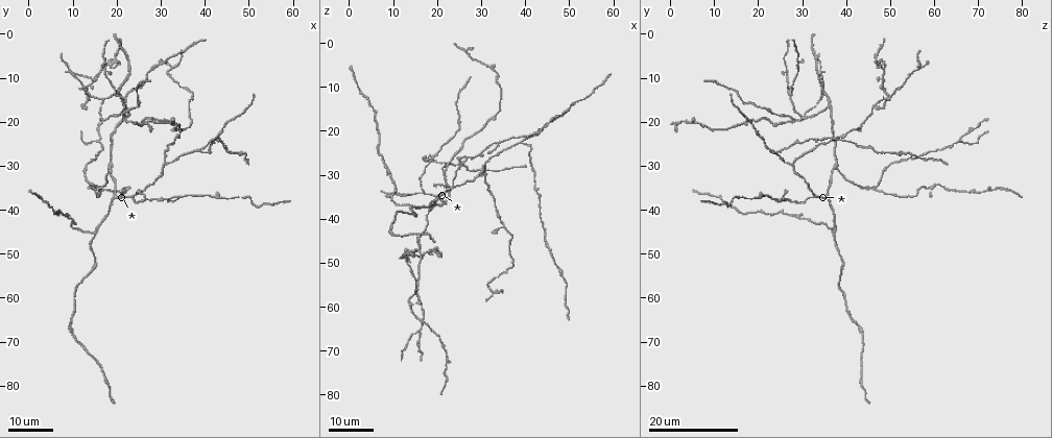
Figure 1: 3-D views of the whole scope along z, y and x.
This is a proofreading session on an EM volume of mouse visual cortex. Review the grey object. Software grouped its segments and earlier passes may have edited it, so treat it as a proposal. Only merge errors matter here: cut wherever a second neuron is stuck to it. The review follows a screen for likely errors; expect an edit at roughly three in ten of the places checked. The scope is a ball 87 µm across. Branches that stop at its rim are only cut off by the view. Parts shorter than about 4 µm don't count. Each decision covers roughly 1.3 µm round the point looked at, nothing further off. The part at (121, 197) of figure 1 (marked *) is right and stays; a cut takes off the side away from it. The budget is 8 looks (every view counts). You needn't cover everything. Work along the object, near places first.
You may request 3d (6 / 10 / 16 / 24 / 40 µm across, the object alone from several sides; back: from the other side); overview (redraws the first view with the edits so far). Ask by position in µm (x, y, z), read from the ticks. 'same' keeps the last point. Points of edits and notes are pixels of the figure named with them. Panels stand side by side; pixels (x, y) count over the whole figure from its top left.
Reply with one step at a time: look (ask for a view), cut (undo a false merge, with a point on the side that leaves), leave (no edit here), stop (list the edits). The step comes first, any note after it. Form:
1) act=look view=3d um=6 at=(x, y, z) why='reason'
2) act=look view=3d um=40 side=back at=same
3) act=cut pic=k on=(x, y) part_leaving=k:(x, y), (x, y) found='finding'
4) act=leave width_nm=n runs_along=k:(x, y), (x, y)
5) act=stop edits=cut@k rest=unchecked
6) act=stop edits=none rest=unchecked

act=look view=3d um=16 at=(15.5, 24.5, 65.5) why='three arms meet'

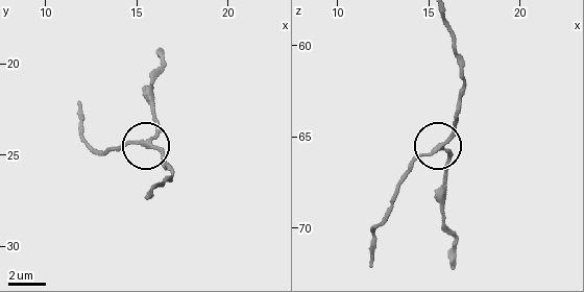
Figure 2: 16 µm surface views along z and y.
act=look view=3d um=10 at=(15.6, 24.4, 65.5)

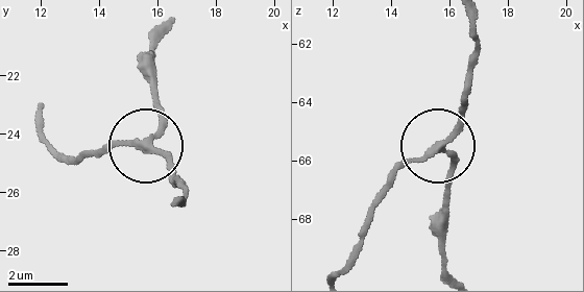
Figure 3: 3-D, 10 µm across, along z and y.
act=leave width_nm=200 runs_along=3:(176, 203), (173, 166), (151, 143), (156, 93) found='continuous, no second neuron'

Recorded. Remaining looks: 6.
act=look view=3d um=24 at=(16.0, 35.0, 46.5) why='thin arm on a thick one'

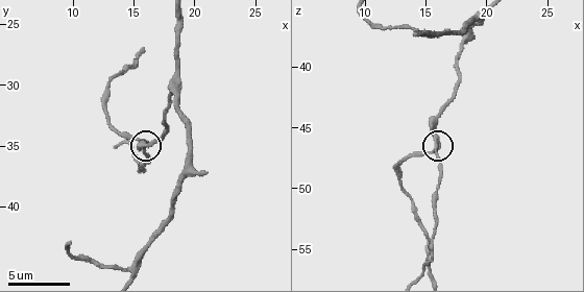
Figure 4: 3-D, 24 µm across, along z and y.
act=look view=3d um=6 at=same

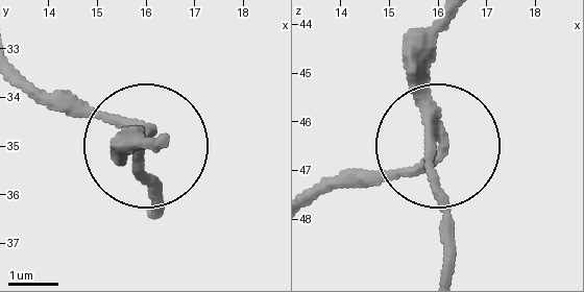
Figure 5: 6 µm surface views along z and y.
act=look view=3d um=6 side=back at=same why='other side'

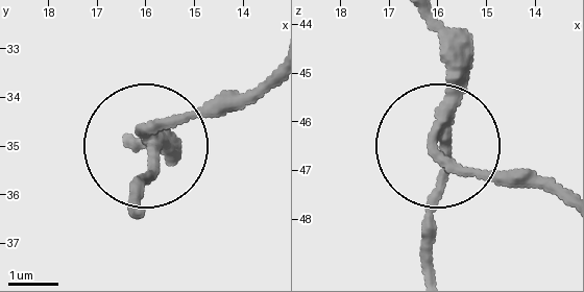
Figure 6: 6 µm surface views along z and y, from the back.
act=leave arms=3 runs_along=6:(432, 25), (443, 50), (432, 274) found='one neuron here'

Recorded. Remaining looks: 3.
act=look view=3d um=24 at=(14.5, 45.0, 37.5) why='three arms meet'

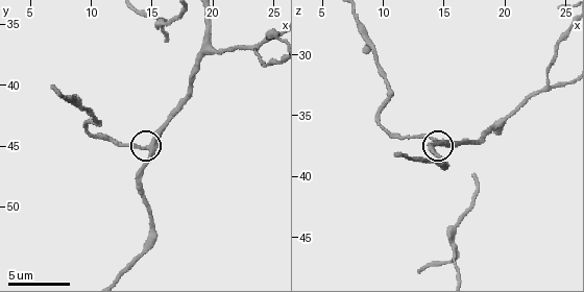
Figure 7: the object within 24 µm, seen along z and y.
act=look view=3d um=6 at=same

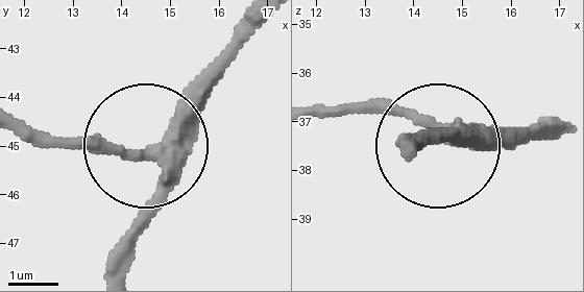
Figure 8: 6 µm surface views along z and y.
act=leave width_nm=320 runs_along=8:(262, 24), (150, 144), (50, 148), (17, 136) found='continuous, no second neuron'

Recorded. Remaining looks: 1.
act=look view=3d um=6 at=(23.6, 37.0, 32.8) why='three-way junction'

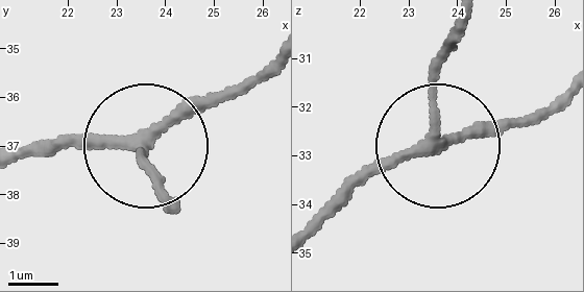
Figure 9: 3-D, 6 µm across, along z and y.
act=leave arms=3 runs_along=9:(315, 227), (361, 181), (431, 144), (447, 35) found='one neuron here'

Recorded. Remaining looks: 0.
act=stop edits=none rest=unchecked

